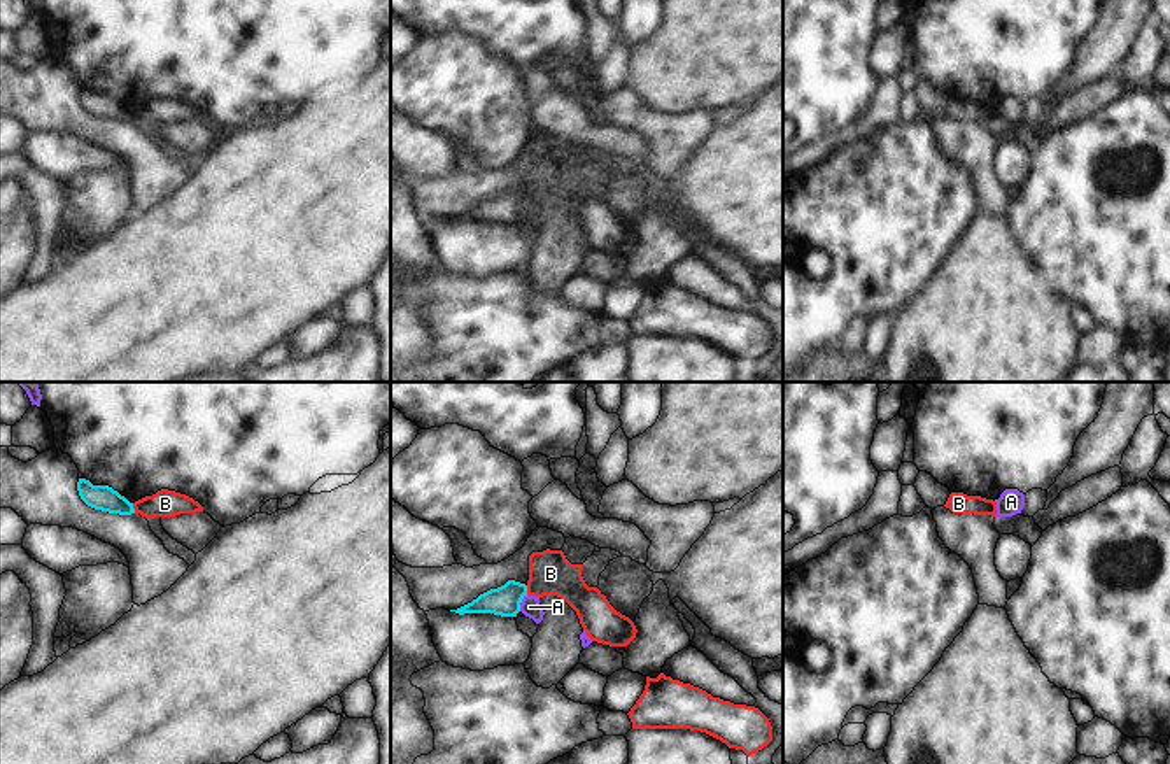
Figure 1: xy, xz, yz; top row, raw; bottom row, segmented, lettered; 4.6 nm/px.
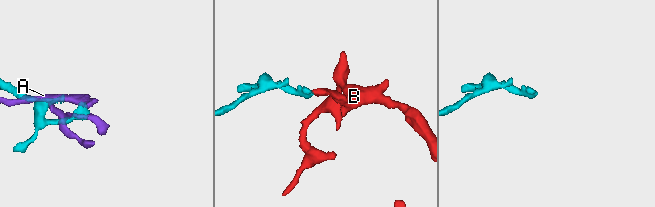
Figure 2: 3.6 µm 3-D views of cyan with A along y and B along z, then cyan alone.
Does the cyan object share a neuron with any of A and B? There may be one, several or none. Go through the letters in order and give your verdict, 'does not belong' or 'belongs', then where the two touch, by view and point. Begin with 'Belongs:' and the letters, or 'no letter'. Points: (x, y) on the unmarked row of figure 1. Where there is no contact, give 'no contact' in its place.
Belongs: no letter
A: does not belong | xz (521, 209)
B: does not belong | xy (133, 116)

